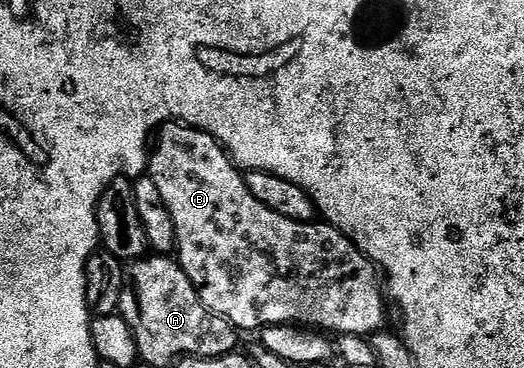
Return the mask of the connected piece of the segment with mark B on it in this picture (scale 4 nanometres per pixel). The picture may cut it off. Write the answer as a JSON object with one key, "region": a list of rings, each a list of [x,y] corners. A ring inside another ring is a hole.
{"region":[[[186,123],[164,124],[162,133],[159,146],[154,146],[149,157],[149,175],[157,183],[169,215],[173,215],[179,265],[209,311],[221,315],[240,331],[293,325],[314,327],[331,335],[352,333],[367,337],[386,326],[383,324],[387,321],[388,302],[380,270],[340,229],[326,223],[285,219],[285,215],[269,211],[249,191],[246,176],[213,134]]]}

